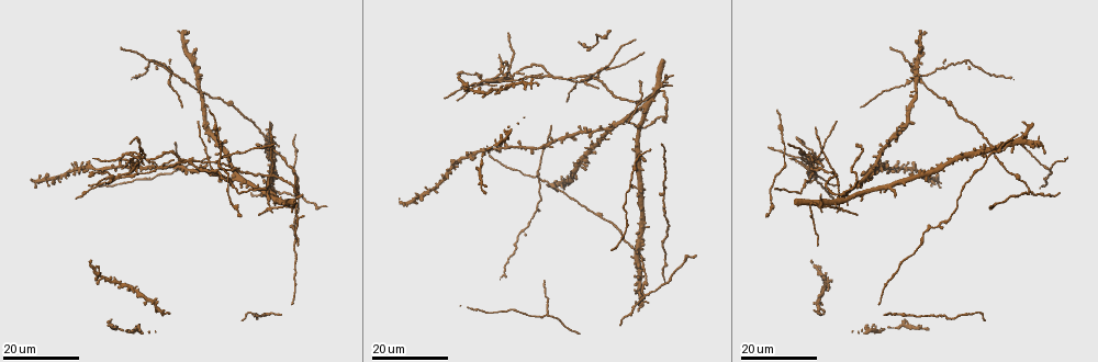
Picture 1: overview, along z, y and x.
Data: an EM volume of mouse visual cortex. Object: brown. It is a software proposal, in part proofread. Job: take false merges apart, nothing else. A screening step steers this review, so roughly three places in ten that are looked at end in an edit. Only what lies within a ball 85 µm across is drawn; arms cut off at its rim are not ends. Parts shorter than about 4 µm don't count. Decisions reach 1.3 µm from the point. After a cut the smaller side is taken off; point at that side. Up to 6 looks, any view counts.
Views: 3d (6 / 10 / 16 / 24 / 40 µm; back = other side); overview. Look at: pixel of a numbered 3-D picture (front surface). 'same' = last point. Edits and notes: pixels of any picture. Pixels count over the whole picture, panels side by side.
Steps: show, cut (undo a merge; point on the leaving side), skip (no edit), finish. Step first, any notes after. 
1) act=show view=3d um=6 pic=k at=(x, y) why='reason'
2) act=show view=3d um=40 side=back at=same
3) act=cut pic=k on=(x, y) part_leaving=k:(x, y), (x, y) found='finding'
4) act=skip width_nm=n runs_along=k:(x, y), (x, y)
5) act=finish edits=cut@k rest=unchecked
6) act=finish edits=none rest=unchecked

act=show view=3d um=16 pic=1 at=(212, 160) why='four arms meet'

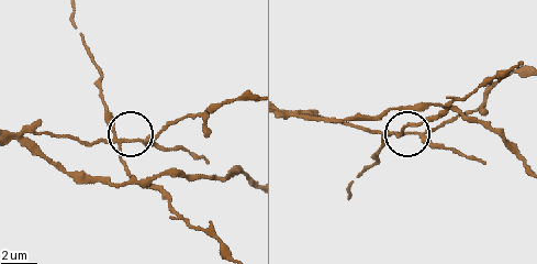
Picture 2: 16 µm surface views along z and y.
act=show view=3d um=6 pic=2 at=(121, 140)

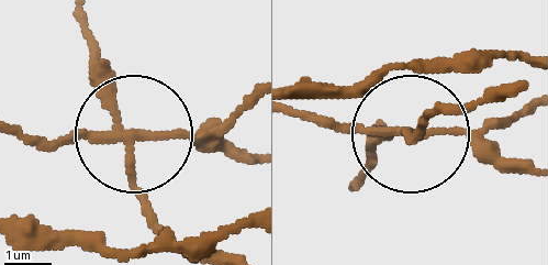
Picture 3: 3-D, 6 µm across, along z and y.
act=cut pic=3 on=(197, 143) side_arm_um=22 part_leaving=3:(119, 140), (17, 132) found='a second neuron is stuck on'

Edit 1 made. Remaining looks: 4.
act=show view=3d um=16 pic=1 at=(170, 78) why='side arm on a straight run'

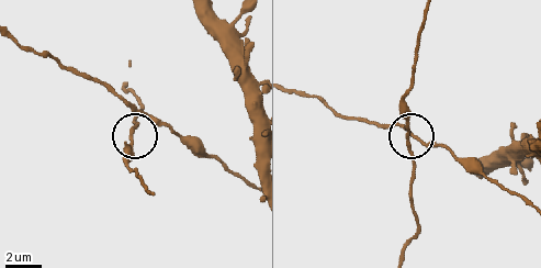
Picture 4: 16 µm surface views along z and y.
act=show view=3d um=6 pic=4 at=(410, 149)

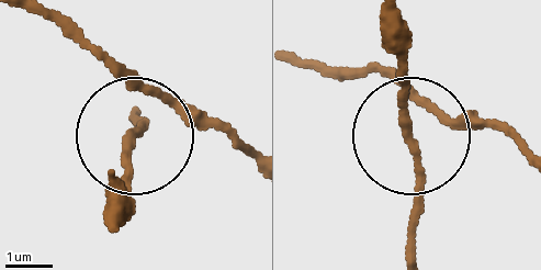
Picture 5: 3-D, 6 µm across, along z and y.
act=skip width_nm=130 found='continuous, no second neuron'

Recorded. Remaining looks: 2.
act=show view=3d um=16 pic=1 at=(991, 145) why='side arm on a straight run'

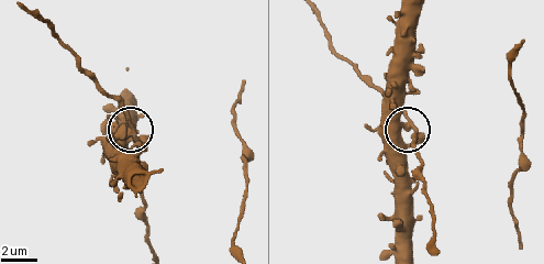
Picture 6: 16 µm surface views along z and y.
act=show view=3d um=10 pic=6 at=(136, 140)

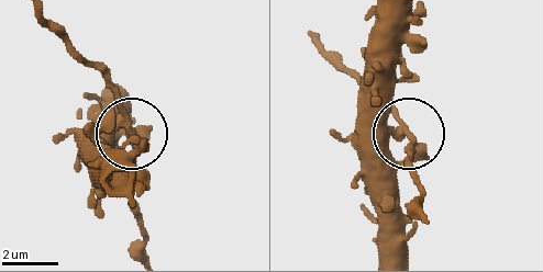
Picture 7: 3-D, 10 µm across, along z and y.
act=skip found='all the same neuron'

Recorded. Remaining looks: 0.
act=finish edits=cut@3 rest=unchecked

